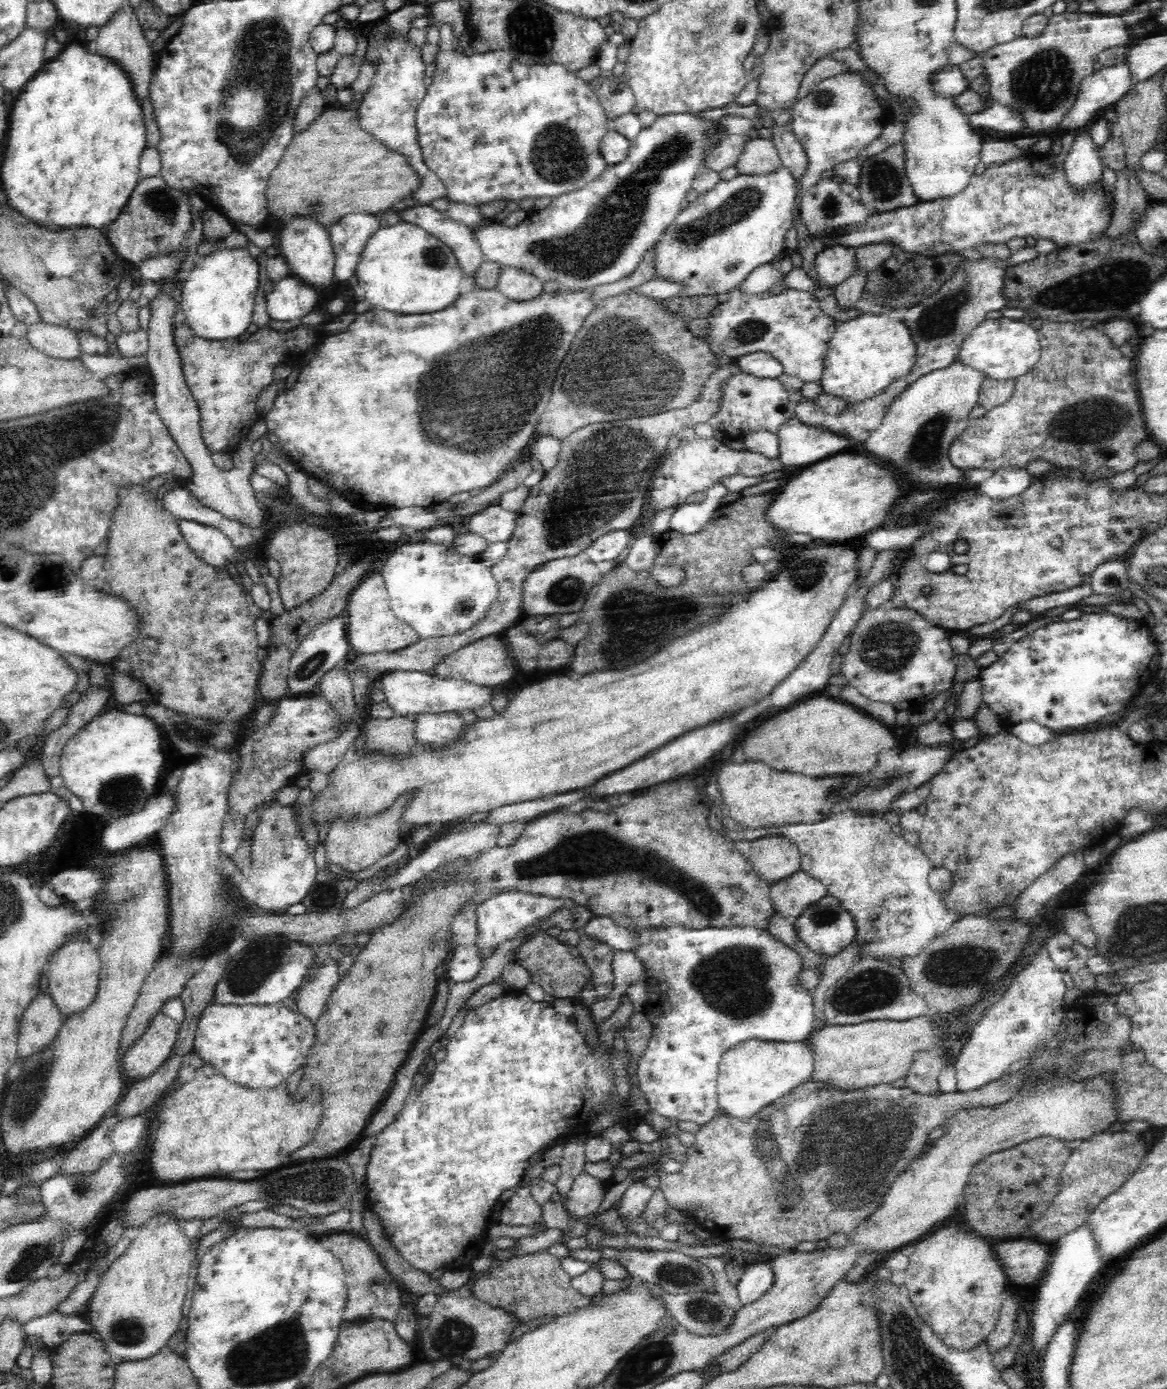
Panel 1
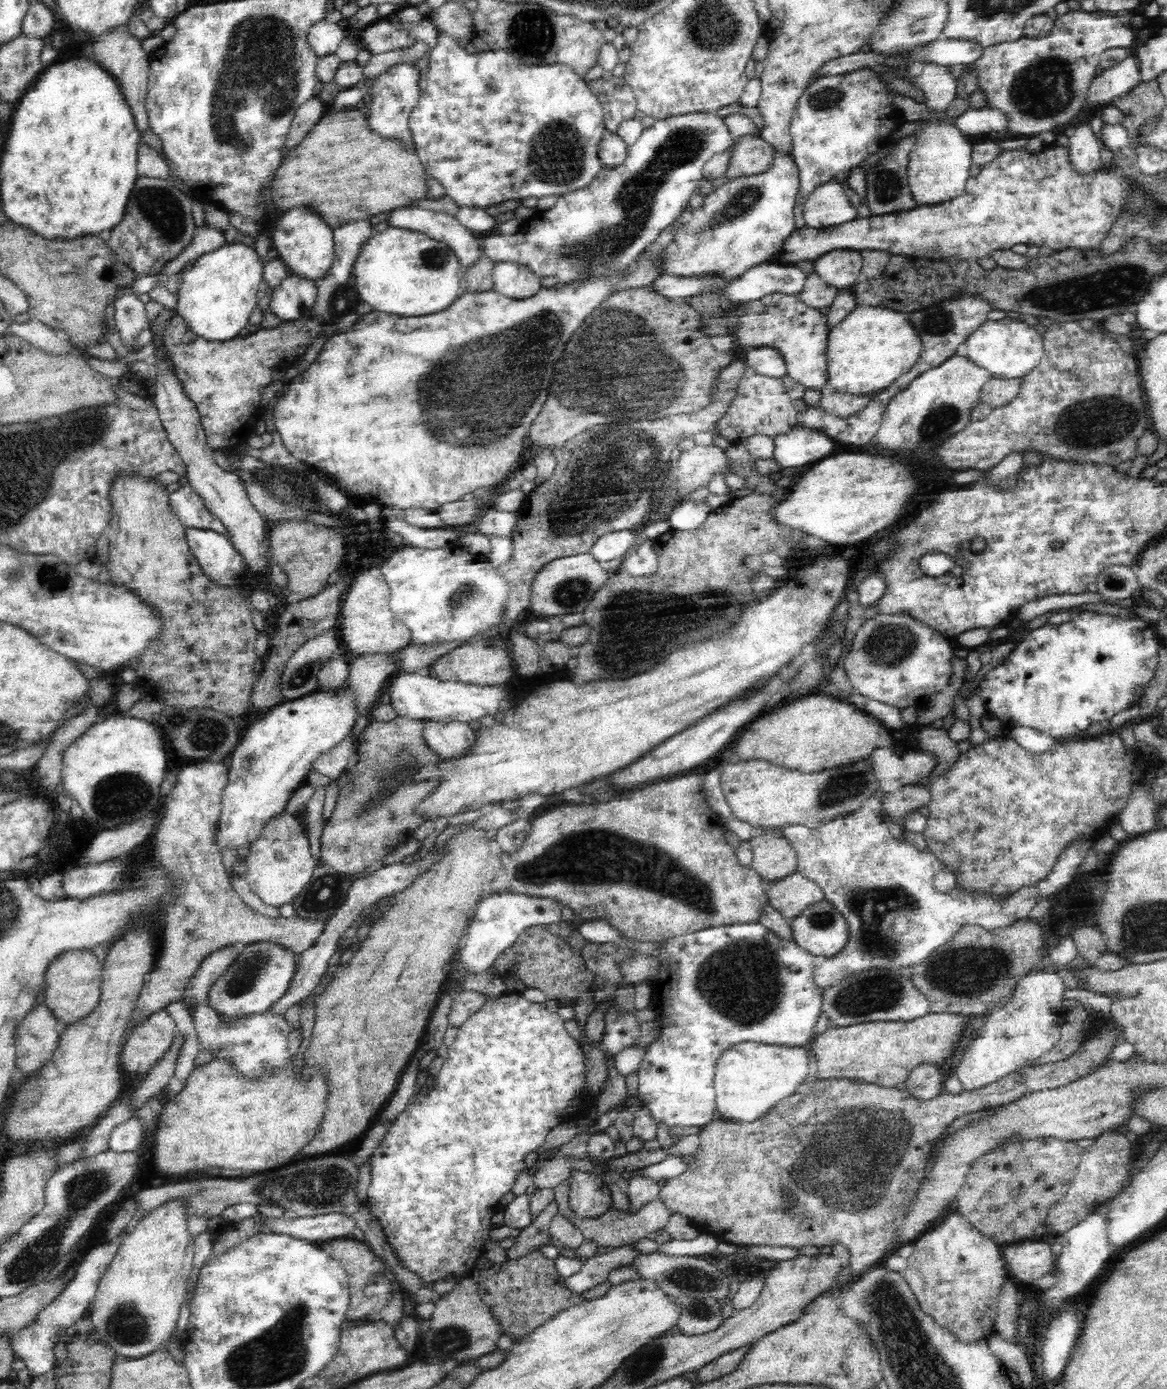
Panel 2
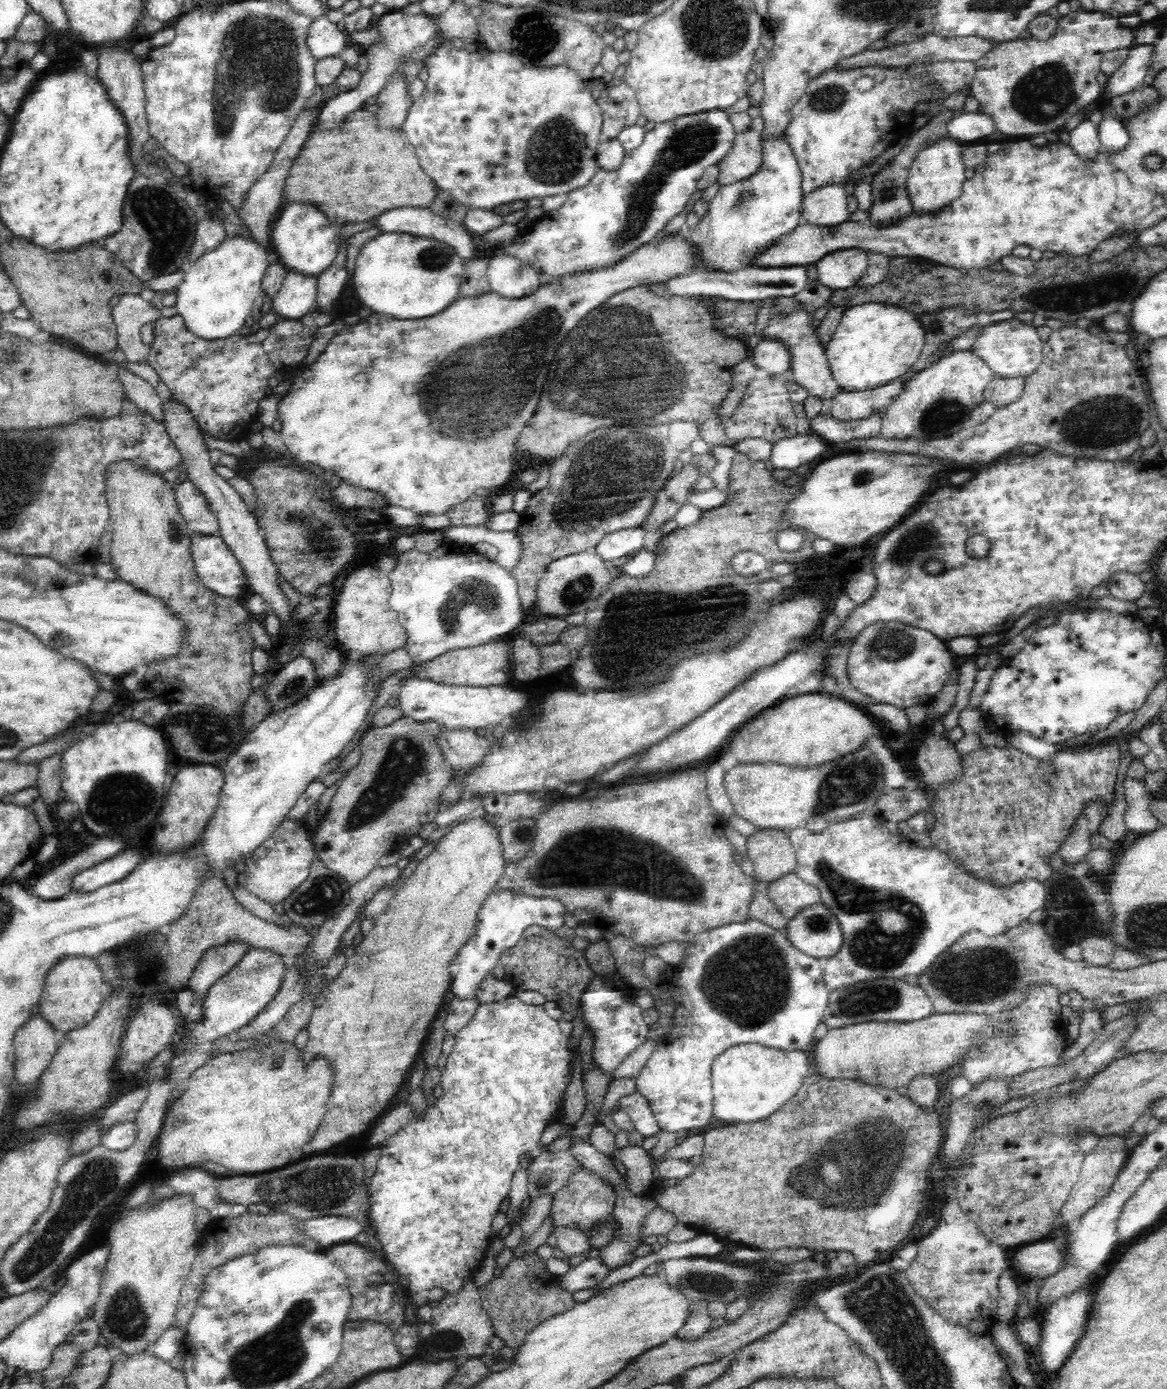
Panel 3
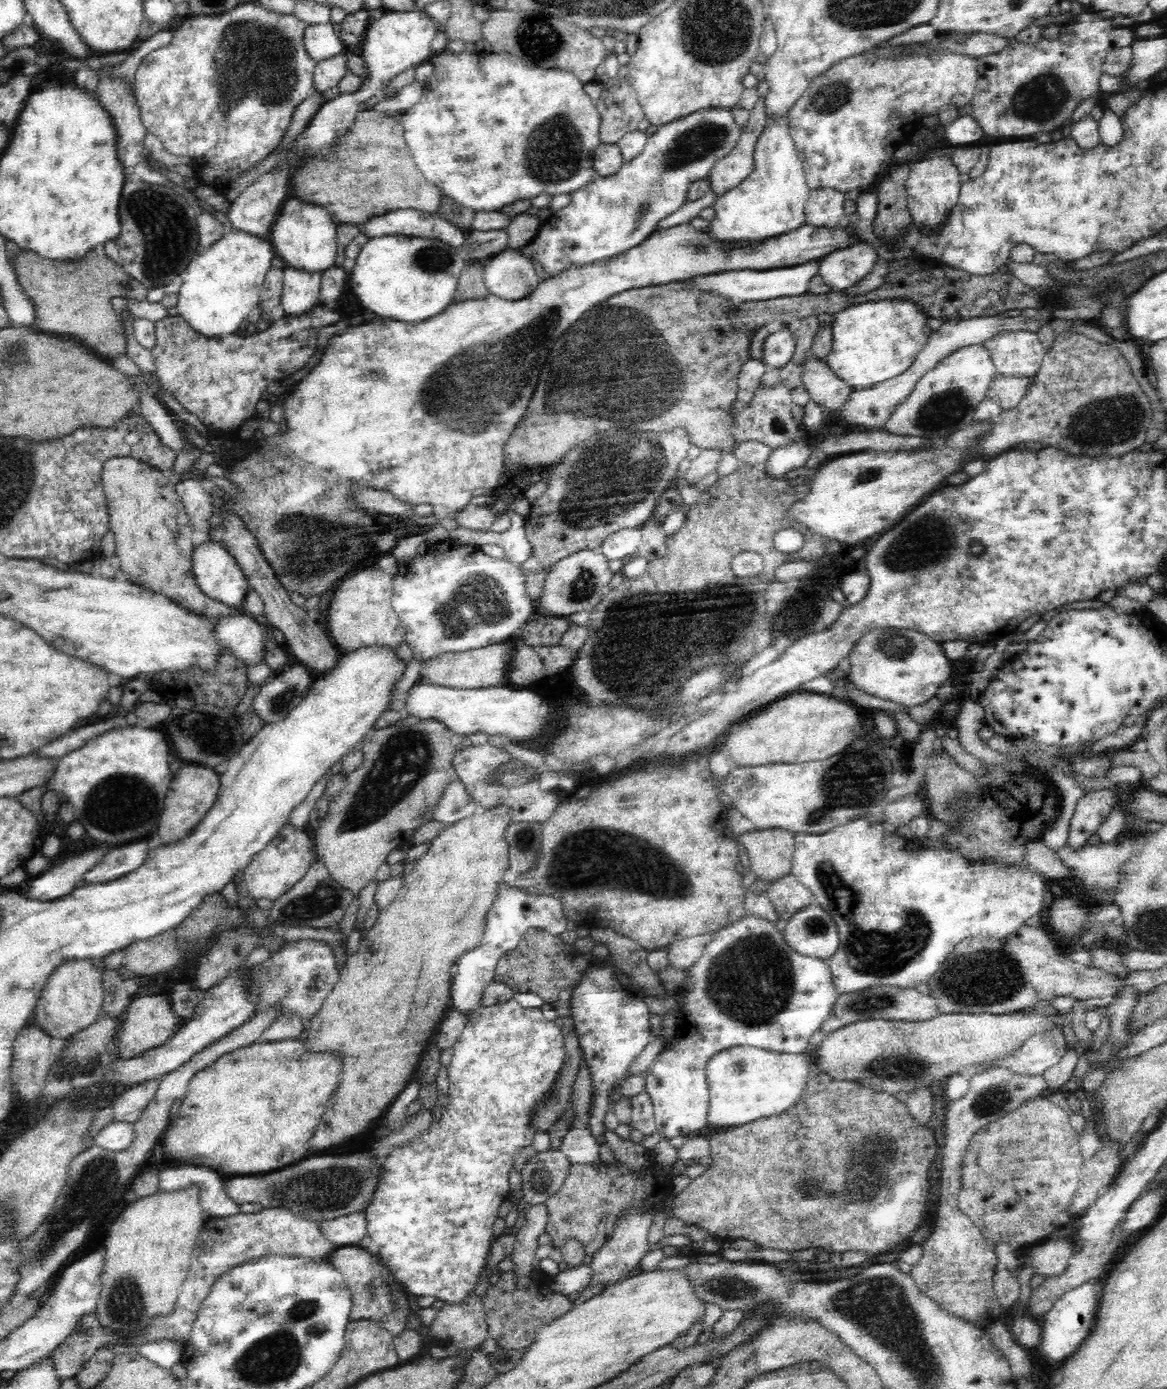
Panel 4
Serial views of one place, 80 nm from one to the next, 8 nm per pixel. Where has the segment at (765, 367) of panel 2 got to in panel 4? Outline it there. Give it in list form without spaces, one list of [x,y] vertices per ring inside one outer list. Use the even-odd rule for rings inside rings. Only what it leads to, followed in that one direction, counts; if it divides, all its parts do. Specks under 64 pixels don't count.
[[[783,327],[765,338],[762,361],[767,368],[782,369],[792,358],[796,348],[796,336],[789,327]]]

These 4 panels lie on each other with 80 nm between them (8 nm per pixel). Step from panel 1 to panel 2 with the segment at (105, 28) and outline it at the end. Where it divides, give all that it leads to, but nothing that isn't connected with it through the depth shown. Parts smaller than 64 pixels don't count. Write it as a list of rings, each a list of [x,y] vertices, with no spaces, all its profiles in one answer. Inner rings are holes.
[[[120,25],[116,29],[109,29],[109,32],[104,34],[100,40],[94,42],[94,55],[99,64],[104,66],[111,76],[115,76],[115,80],[119,81],[120,89],[123,90],[124,97],[128,100],[132,116],[135,117],[140,140],[144,140],[144,132],[149,128],[146,102],[151,59],[142,50],[142,42],[128,32],[128,26]]]

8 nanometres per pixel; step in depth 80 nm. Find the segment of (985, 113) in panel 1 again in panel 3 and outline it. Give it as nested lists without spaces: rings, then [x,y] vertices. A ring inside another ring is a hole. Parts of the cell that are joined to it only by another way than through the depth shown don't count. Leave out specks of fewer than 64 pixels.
[[[962,110],[953,116],[946,124],[947,132],[966,144],[985,141],[985,137],[994,132],[997,126],[994,116],[981,112],[966,112]]]

